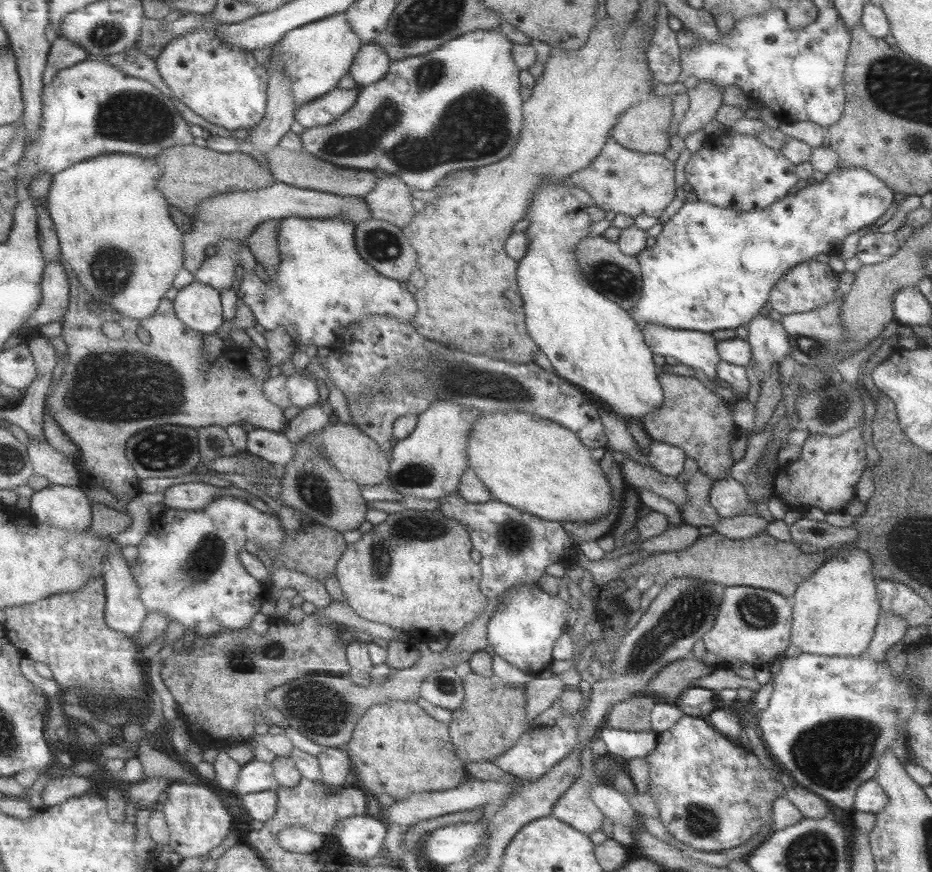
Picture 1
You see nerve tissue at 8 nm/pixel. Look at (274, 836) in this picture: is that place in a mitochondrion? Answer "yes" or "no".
no

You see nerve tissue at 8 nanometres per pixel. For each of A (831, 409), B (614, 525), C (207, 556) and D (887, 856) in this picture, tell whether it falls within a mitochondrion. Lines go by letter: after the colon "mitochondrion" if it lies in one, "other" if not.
A: mitochondrion
B: other
C: mitochondrion
D: other

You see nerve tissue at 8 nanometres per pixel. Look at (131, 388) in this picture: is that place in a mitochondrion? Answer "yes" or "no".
yes

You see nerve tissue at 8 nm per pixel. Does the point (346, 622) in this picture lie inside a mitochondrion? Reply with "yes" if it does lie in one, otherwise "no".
no

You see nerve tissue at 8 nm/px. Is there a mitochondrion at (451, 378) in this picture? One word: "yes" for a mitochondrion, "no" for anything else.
yes

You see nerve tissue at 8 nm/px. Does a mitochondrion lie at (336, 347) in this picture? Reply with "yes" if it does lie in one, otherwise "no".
no

